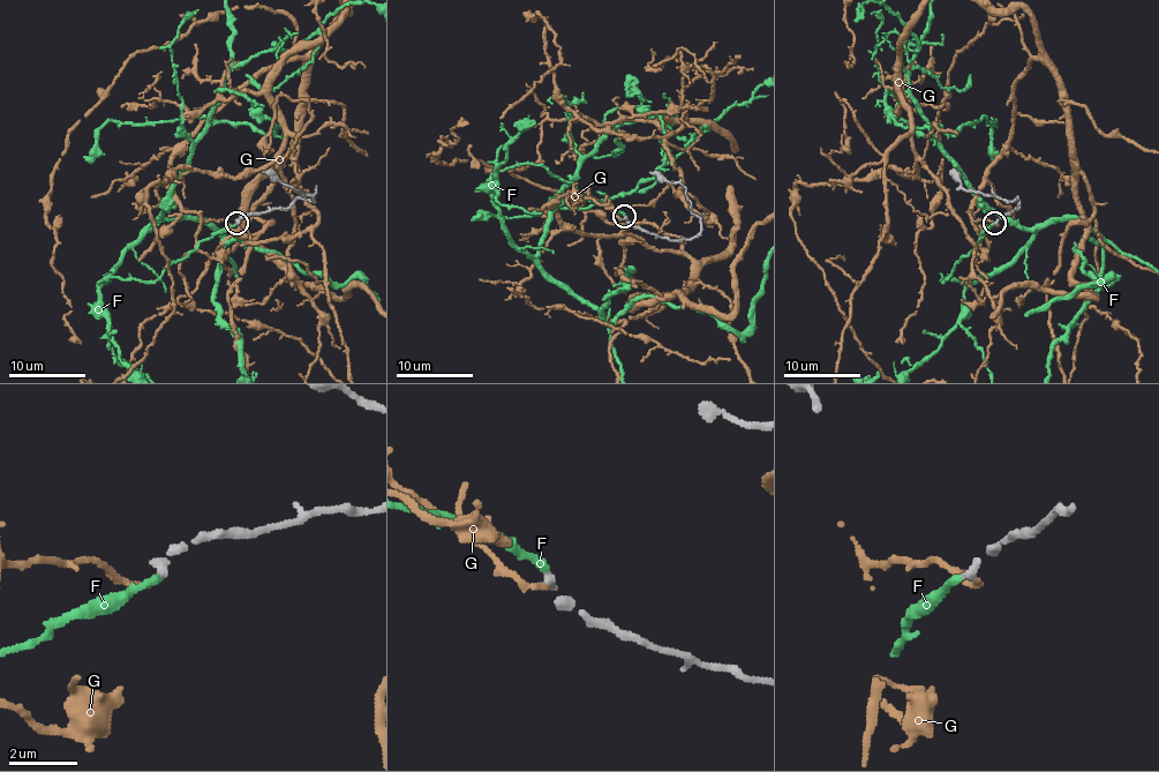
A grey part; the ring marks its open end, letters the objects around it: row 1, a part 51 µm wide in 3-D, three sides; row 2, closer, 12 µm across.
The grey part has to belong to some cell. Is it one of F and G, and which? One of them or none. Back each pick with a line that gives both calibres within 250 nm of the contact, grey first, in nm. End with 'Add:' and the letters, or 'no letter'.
F: 240/200 nm
Add: F

